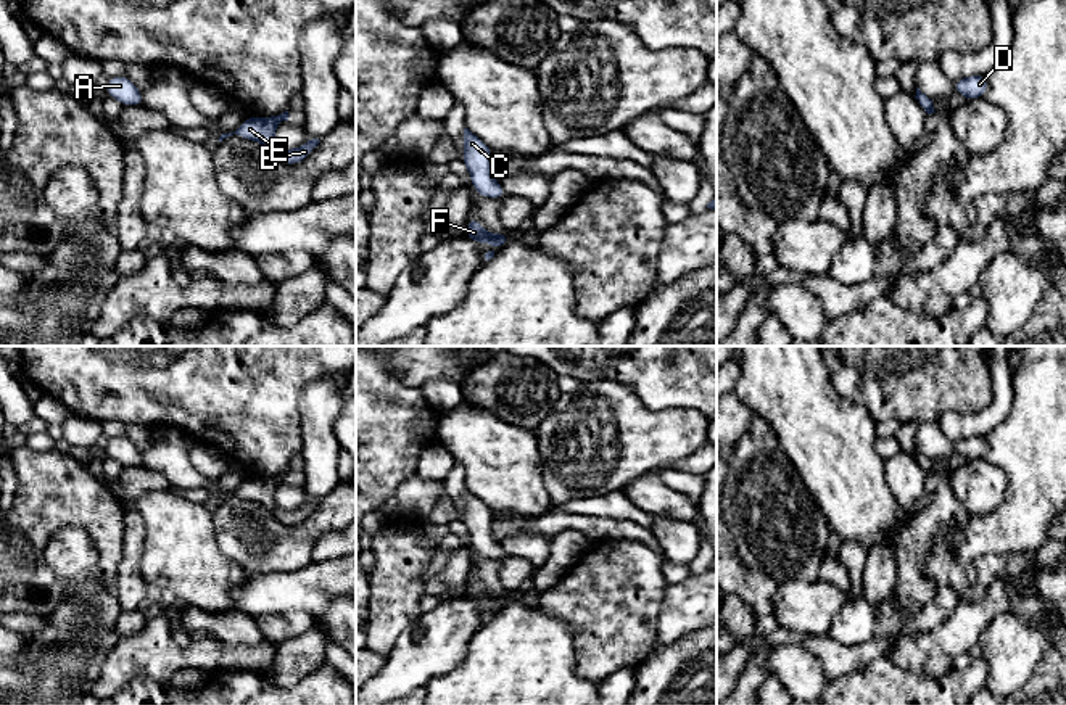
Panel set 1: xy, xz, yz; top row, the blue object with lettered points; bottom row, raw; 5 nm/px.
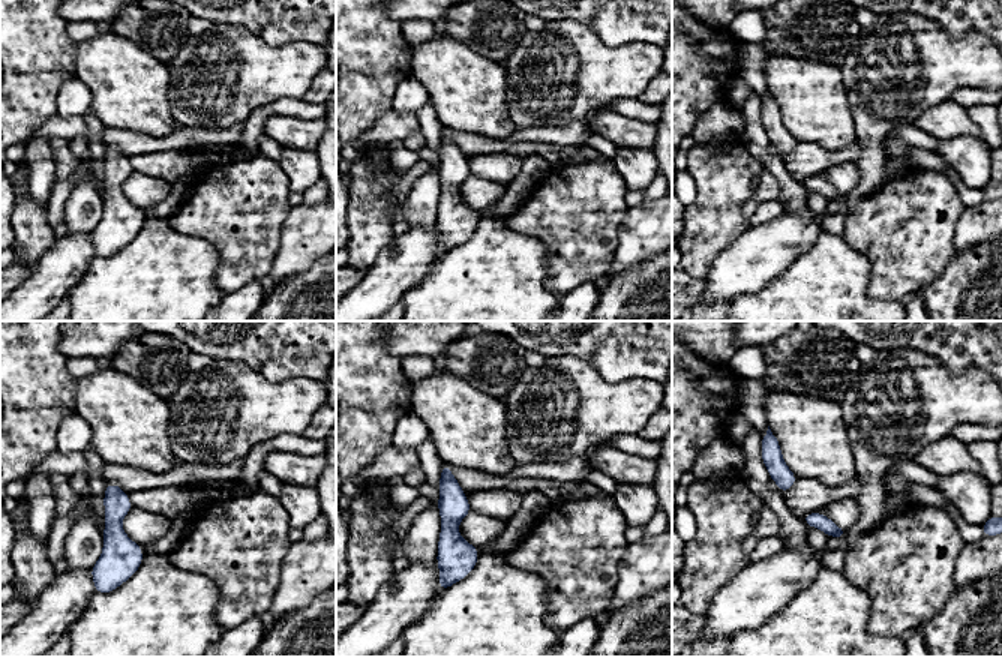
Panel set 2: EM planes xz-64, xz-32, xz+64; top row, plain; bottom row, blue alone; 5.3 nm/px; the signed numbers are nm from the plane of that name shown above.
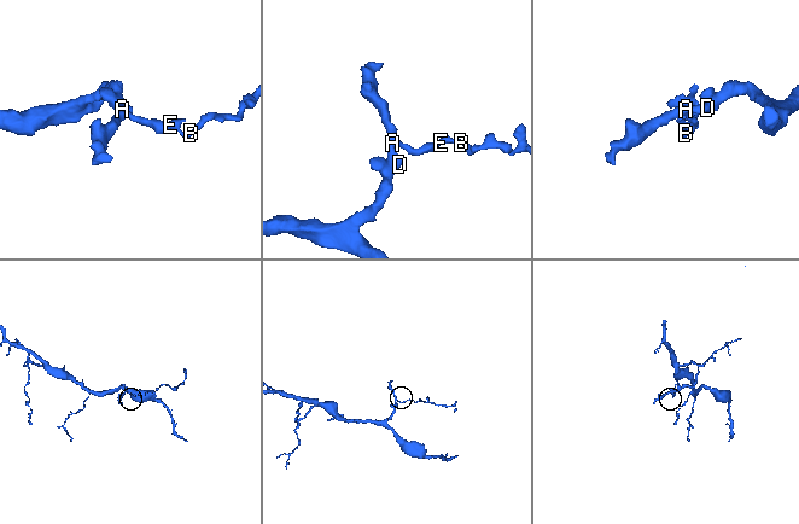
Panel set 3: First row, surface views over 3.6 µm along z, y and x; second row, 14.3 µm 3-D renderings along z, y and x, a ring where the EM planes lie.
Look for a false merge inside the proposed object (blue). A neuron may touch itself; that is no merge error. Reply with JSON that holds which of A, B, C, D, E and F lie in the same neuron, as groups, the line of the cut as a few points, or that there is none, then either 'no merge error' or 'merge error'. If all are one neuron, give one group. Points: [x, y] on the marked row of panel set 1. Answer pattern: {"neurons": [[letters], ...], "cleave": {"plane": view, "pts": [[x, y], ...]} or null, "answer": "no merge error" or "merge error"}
{"neurons": [["A", "B", "C", "D", "E", "F"]], "cleave": null, "answer": "no merge error"}

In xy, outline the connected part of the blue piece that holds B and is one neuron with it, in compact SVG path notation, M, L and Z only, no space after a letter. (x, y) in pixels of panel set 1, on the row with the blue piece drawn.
M285 111L279 116L271 116L271 118L246 118L235 132L222 134L219 137L219 142L237 134L242 138L254 140L258 143L269 146L274 151L274 155L285 164L301 163L311 155L311 151L319 145L320 140L317 138L308 140L304 145L301 145L296 150L280 148L274 142L272 135L275 134L277 126L282 121L288 121L288 116L290 116L288 111Z

